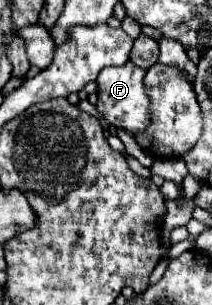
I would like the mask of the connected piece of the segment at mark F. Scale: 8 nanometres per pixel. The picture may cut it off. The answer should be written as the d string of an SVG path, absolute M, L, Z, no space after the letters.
M125 62L123 66L103 70L97 78L99 102L95 108L105 116L105 120L109 124L113 124L117 128L125 128L131 134L141 132L149 124L149 98L145 94L143 76L145 76L143 68L137 68L135 64Z

